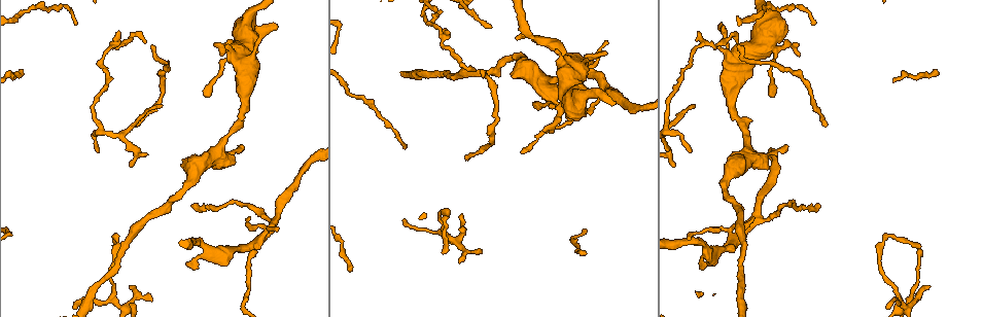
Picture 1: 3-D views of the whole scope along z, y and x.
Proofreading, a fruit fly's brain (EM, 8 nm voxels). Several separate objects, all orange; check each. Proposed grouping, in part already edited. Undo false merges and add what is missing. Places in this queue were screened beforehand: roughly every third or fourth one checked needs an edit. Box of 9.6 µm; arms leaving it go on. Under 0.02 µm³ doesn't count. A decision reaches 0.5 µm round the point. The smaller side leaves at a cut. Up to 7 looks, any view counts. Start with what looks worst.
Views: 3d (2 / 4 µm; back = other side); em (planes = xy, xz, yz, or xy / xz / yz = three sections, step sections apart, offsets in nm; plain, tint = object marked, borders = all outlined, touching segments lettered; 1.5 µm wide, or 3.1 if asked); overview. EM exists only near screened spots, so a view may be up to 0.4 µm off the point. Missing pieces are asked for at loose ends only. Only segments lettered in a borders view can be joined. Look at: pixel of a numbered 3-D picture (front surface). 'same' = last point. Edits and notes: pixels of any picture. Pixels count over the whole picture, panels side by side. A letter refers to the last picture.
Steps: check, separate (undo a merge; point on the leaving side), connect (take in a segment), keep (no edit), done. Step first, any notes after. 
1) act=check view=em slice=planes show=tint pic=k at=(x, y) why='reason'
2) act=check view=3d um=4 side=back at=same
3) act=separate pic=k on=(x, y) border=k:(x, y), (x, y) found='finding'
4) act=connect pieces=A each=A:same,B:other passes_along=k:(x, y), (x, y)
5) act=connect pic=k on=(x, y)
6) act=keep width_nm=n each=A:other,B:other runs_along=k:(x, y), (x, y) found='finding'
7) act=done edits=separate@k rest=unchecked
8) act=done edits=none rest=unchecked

act=check view=3d um=4 pic=1 at=(482, 253) why='free end'

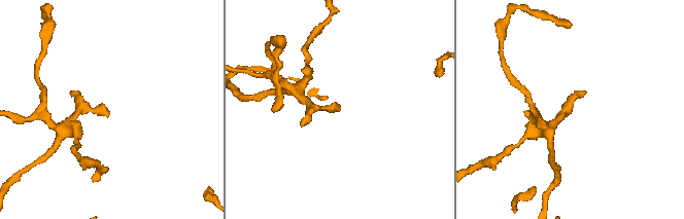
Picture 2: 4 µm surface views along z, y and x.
act=check view=em slice=yz step=8 show=tint pic=2 at=(338, 109) why='now the EM'

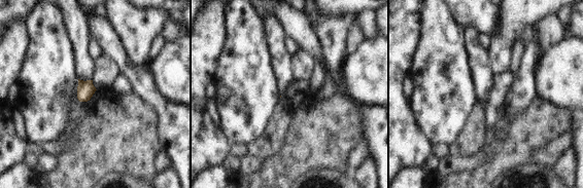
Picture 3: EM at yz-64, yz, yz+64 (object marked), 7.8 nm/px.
act=check view=em slice=xz step=8 show=borders at=same

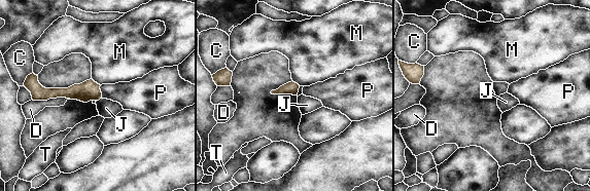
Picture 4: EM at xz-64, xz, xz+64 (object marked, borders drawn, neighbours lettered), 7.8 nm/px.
act=keep longest_contact=D:280nm each=C:other,D:other,J:other,M:other,P:other,T:other found='none of them fits'

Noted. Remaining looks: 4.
act=check view=3d um=2 pic=1 at=(192, 206) why='tapers out'

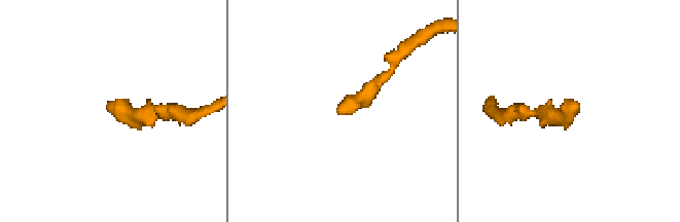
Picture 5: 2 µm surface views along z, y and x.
act=check view=em slice=planes show=plain pic=5 at=(342, 114)

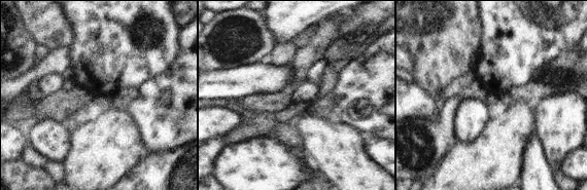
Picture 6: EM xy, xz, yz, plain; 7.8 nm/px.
act=check view=em slice=planes show=borders at=same why='see the neighbours'

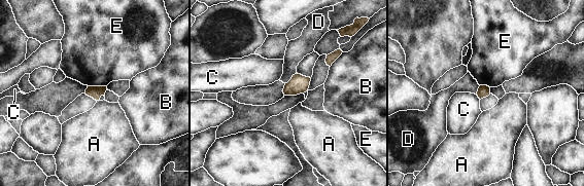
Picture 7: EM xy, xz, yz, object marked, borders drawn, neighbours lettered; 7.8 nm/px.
act=keep longest_contact=B:160nm each=A:other,B:other,C:other,D:other,E:other found='none of them fits'

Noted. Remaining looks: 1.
act=done edits=none rest=unchecked

